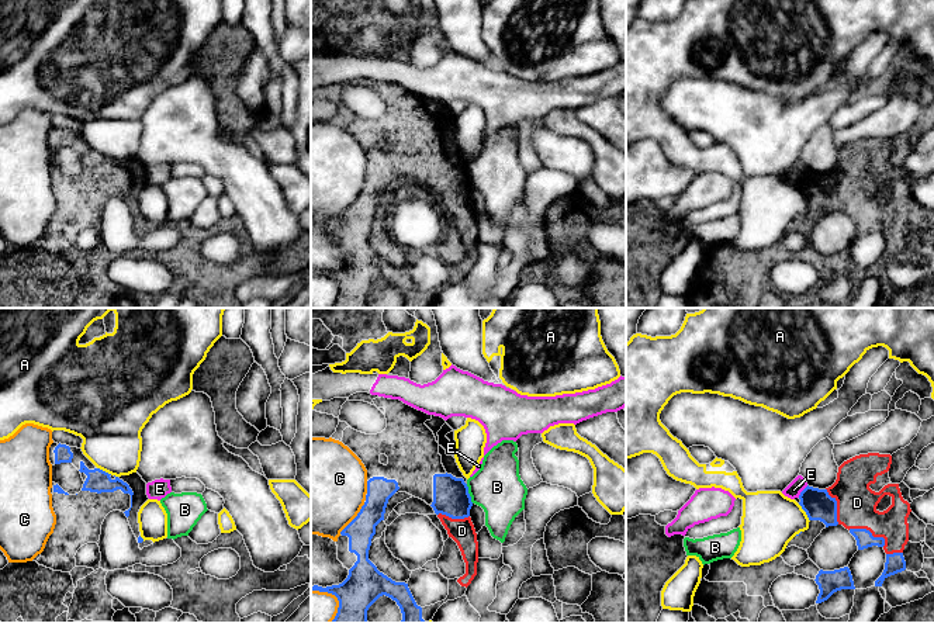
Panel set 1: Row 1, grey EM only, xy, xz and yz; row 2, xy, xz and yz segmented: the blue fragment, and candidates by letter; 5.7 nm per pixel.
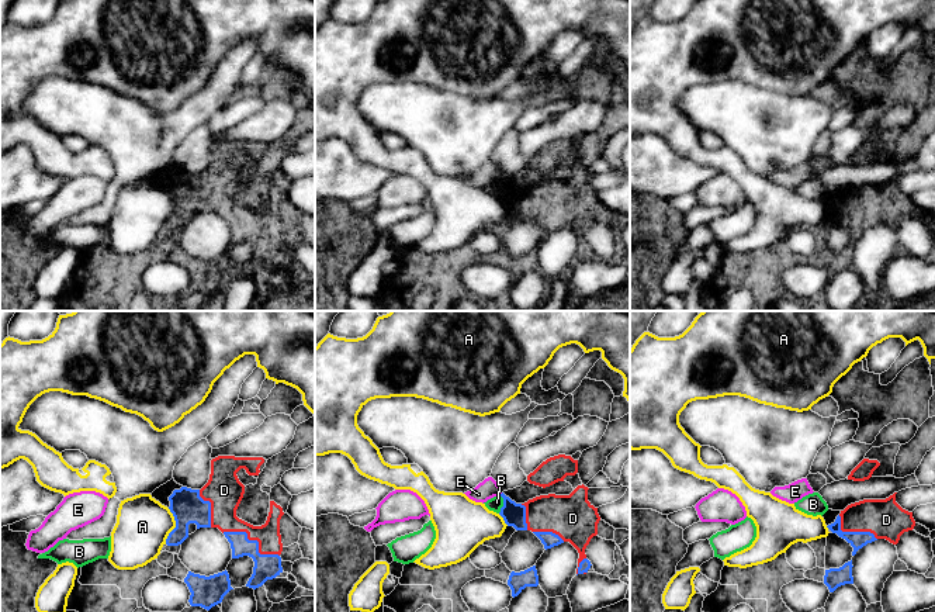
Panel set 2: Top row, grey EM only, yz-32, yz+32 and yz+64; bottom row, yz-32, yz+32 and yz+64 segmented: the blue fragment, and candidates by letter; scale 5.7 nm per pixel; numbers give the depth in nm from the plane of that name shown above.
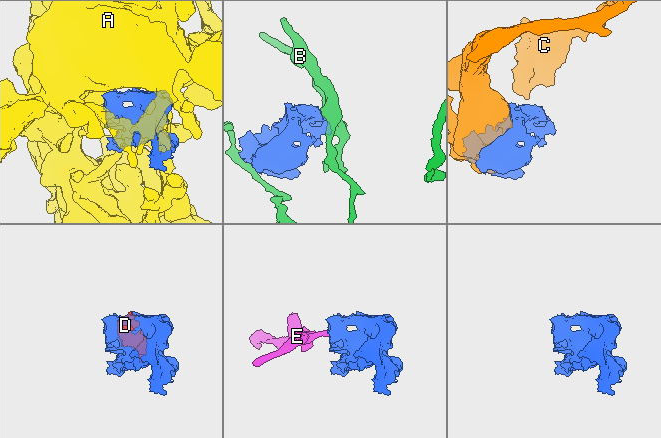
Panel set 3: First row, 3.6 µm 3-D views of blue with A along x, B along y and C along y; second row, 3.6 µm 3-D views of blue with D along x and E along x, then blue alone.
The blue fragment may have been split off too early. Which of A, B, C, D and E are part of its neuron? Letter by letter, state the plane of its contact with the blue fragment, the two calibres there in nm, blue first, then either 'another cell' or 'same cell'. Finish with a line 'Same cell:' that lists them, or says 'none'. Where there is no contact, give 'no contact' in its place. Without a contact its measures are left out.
A: contact in yz; calibres 170 and 320 nm; another cell
B: contact in xz; calibres 200 and 280 nm; another cell
C: contact in xz; calibres 160 and 500 nm; another cell
D: contact in yz; calibres 100 and 220 nm; same cell
E: contact in yz; calibres 170 and 90 nm; another cell
Same cell: D

